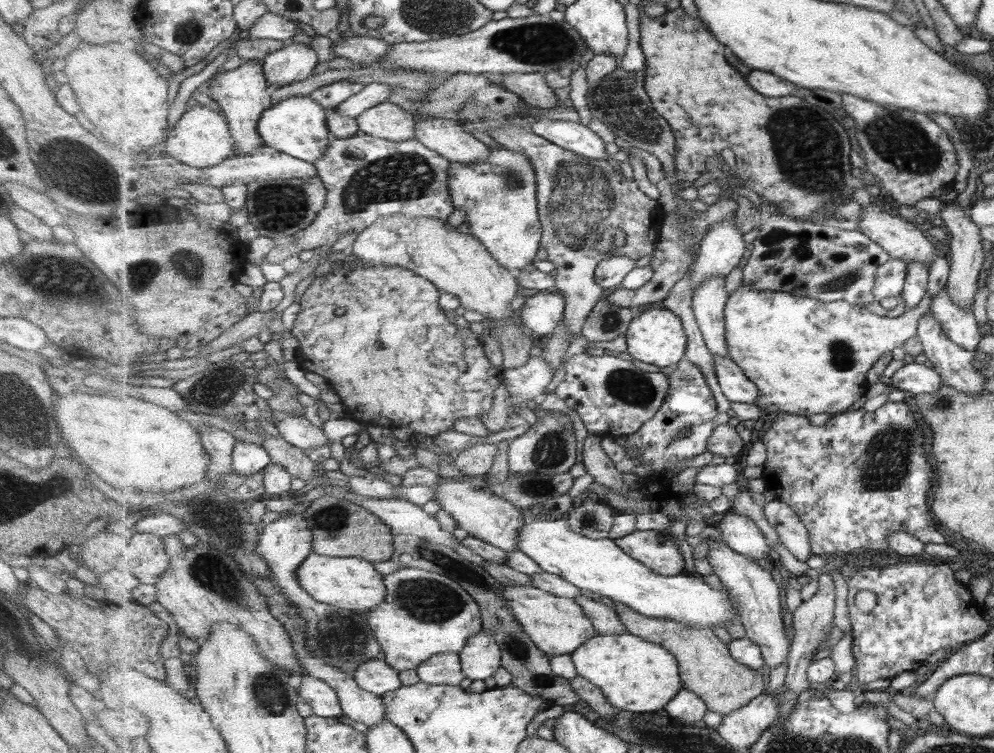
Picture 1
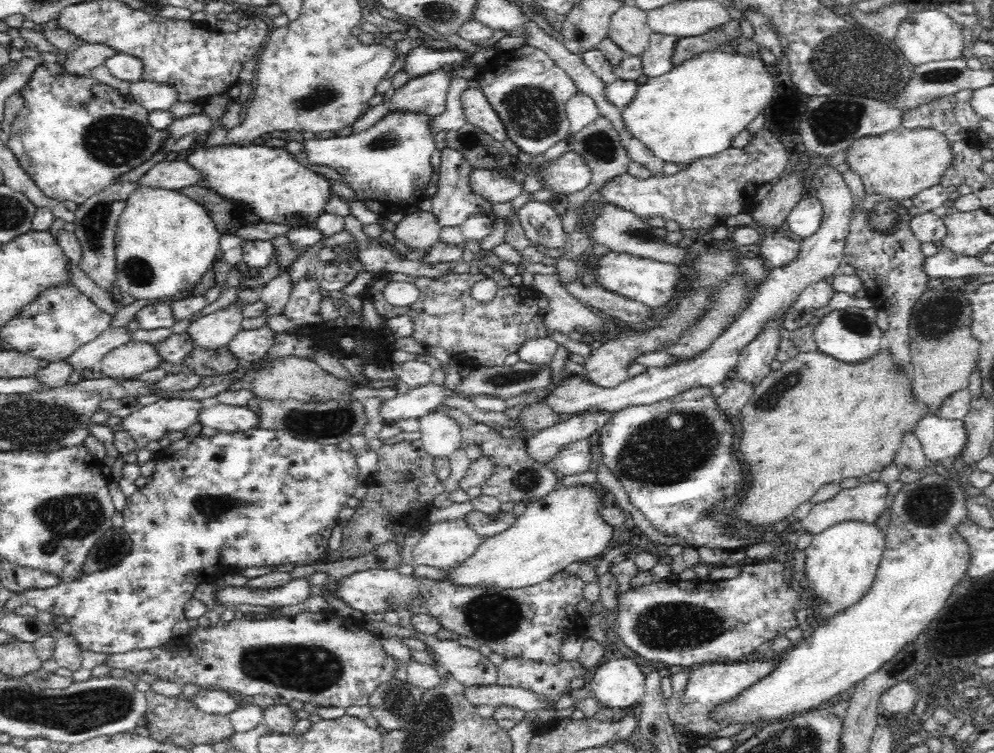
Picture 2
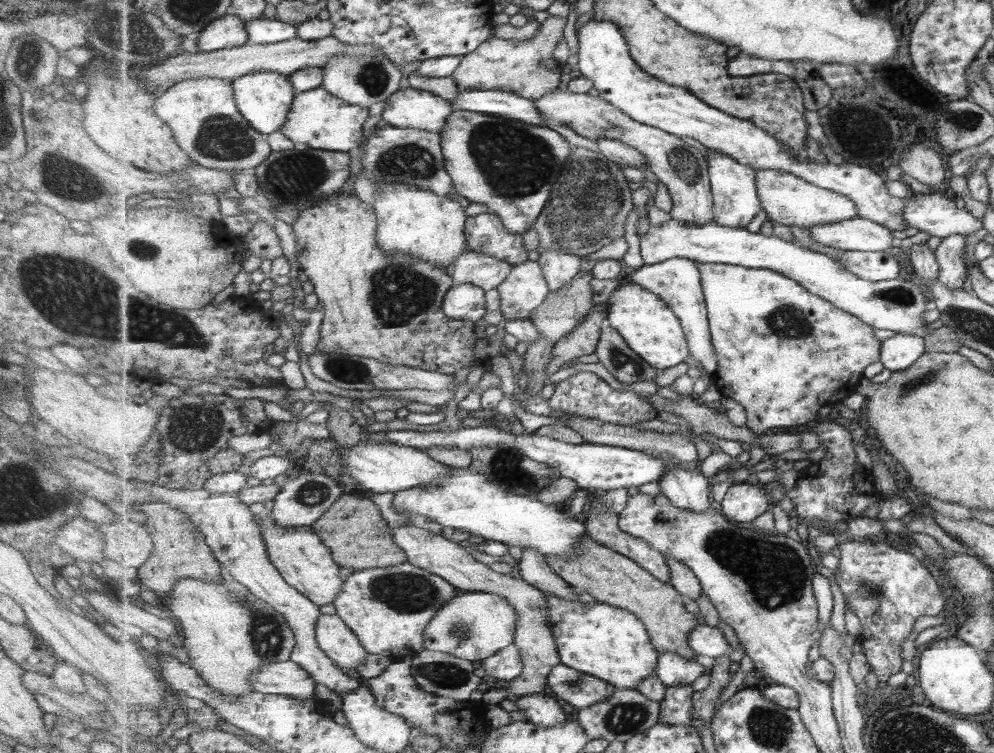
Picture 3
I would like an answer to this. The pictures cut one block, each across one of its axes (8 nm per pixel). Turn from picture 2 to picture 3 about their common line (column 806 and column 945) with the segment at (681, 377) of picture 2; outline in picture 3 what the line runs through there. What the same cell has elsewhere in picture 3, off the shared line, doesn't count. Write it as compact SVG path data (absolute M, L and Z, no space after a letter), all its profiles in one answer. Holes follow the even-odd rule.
M965 235L944 238L935 249L940 264L938 279L952 289L962 289L969 276L965 264Z

